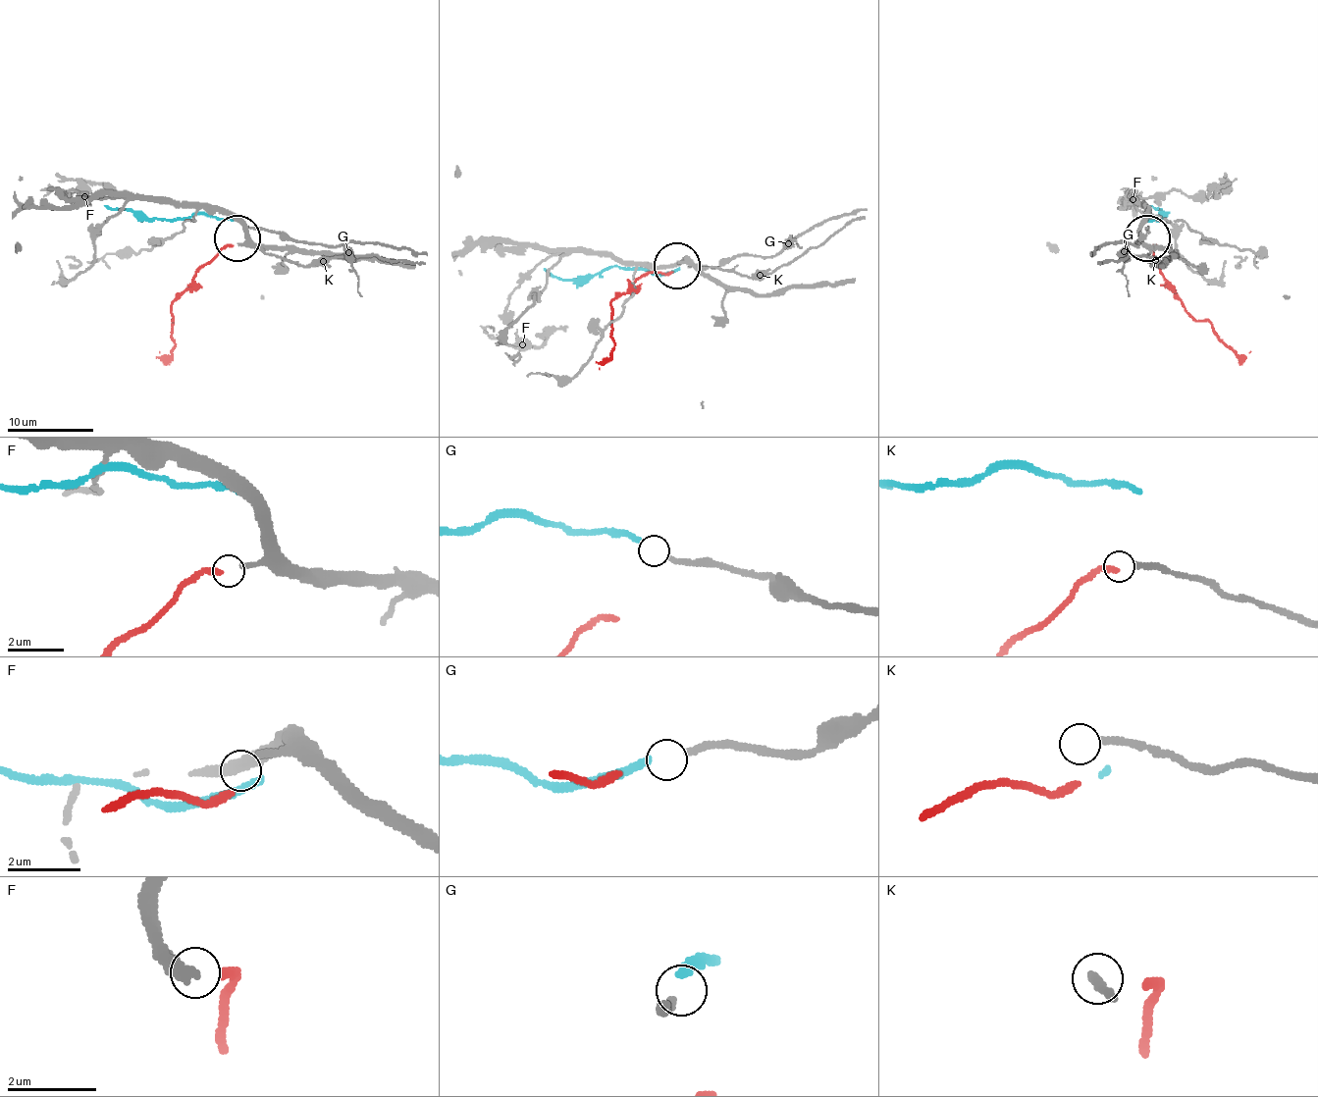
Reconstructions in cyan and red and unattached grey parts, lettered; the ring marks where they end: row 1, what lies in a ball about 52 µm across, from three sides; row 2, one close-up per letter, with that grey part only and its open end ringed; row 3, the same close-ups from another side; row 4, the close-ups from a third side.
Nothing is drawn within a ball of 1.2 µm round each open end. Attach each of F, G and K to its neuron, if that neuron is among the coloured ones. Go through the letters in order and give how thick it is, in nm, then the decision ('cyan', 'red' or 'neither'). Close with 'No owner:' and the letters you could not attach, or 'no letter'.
F: 180 nm | red
G: 180 nm | neither
K: 170 nm | neither
No owner: G, K

